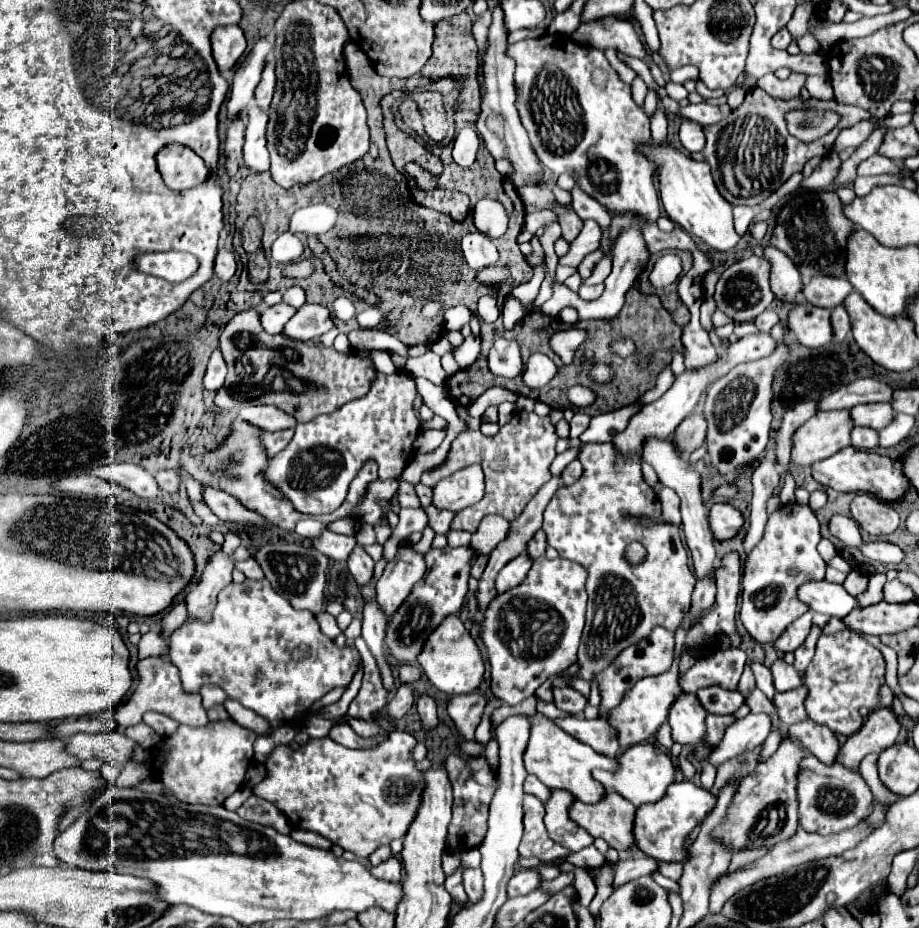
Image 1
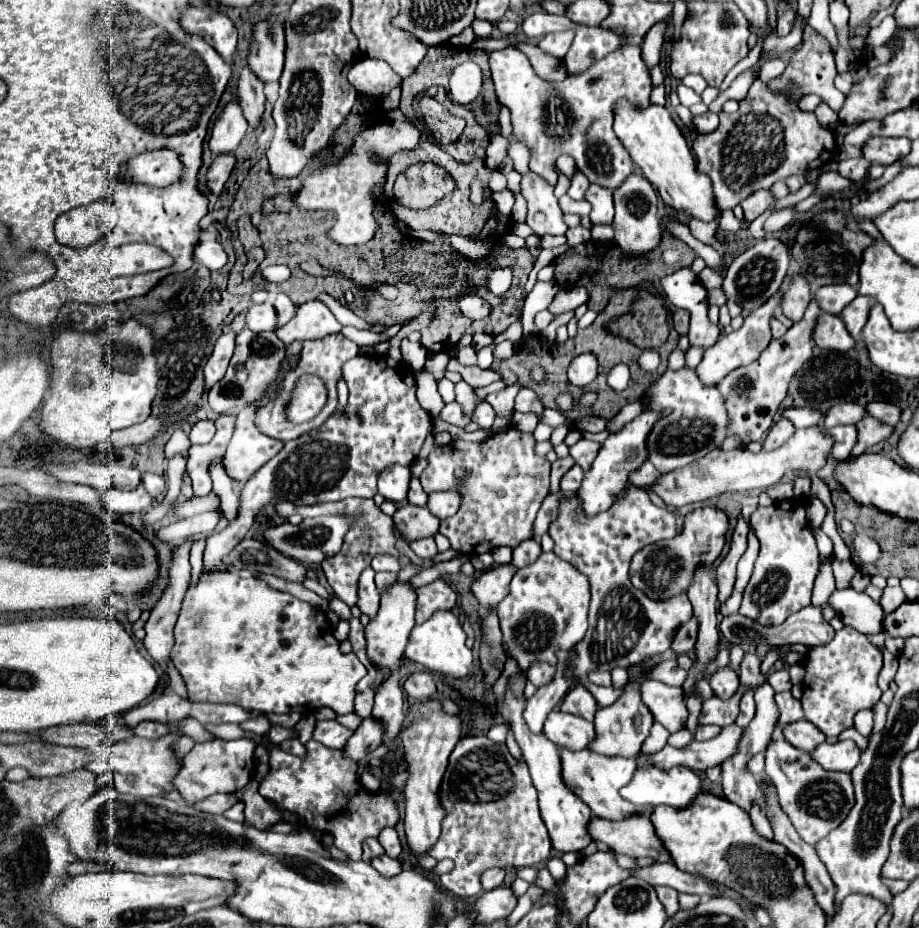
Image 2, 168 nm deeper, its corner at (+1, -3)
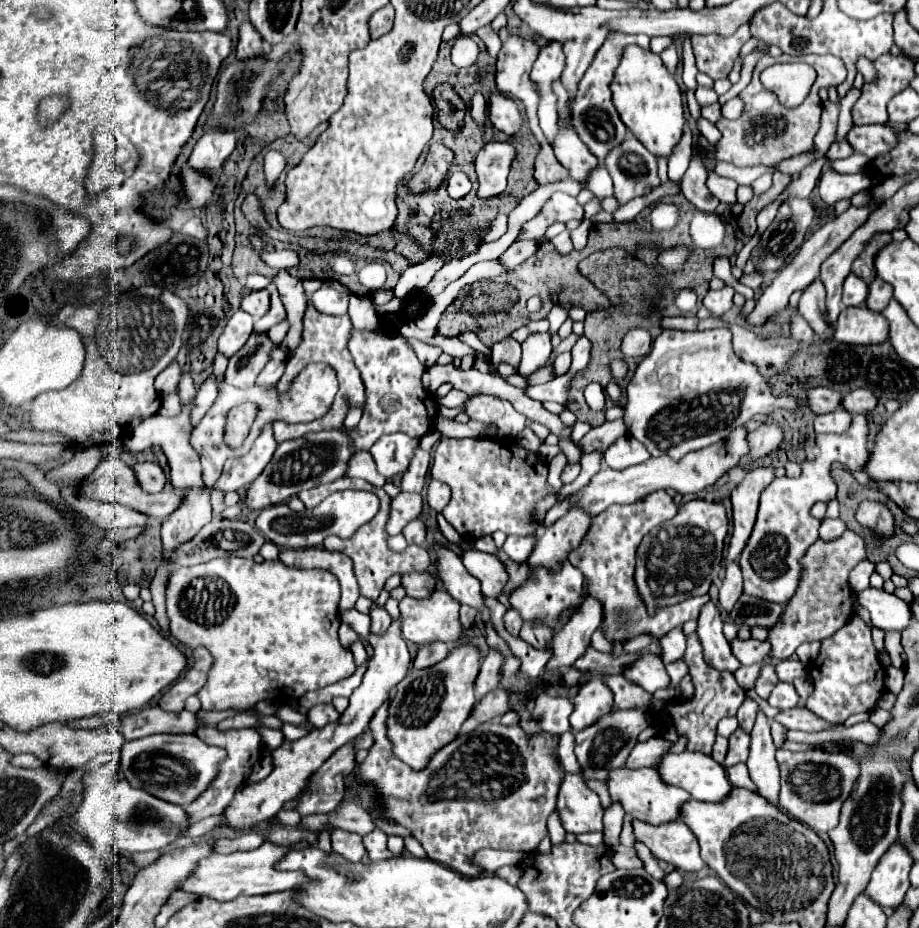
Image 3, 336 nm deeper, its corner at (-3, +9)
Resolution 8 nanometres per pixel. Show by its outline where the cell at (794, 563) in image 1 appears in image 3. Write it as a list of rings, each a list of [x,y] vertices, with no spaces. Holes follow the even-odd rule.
[[[862,414],[852,416],[852,424],[844,434],[816,434],[816,446],[820,454],[814,460],[804,460],[802,474],[798,478],[776,478],[760,496],[758,518],[752,534],[740,554],[740,570],[744,578],[744,592],[768,602],[788,602],[796,592],[796,582],[800,578],[800,554],[812,546],[818,538],[820,522],[810,516],[810,508],[816,500],[836,498],[836,484],[830,476],[832,462],[842,462],[846,466],[856,466],[864,470],[864,458],[868,458],[866,448],[866,418]]]

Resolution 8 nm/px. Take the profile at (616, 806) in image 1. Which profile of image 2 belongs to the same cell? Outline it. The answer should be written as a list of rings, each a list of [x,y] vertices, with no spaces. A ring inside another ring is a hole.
[[[630,814],[622,820],[590,818],[588,832],[592,840],[608,844],[616,854],[632,858],[650,856],[658,862],[670,862],[668,852],[660,846],[660,838],[656,838],[648,814]]]

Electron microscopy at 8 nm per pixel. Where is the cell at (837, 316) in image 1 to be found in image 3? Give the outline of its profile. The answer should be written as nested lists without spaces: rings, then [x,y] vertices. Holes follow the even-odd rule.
[[[876,278],[876,280],[870,284],[870,292],[868,292],[868,302],[866,302],[866,306],[868,306],[870,310],[882,312],[882,310],[888,306],[888,302],[892,300],[892,296],[894,296],[892,286],[890,286],[888,282],[884,282],[882,278]]]

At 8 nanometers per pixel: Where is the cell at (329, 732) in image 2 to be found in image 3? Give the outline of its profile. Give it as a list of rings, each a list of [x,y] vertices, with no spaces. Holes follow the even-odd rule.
[[[316,704],[308,710],[306,718],[314,728],[320,728],[320,726],[326,726],[328,722],[336,722],[336,718],[340,718],[340,714],[336,712],[336,708],[332,704]]]

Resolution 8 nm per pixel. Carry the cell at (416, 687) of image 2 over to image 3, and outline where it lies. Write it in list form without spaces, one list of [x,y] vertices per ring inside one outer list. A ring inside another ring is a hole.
[[[432,642],[426,646],[420,646],[416,658],[414,658],[414,668],[428,668],[440,660],[444,660],[450,654],[450,646],[446,642]]]

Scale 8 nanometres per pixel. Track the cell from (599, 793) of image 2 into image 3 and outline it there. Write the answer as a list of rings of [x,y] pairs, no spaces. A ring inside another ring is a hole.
[[[654,768],[612,770],[612,778],[608,780],[608,786],[610,786],[610,796],[620,798],[620,802],[628,814],[632,814],[636,820],[650,822],[650,824],[664,824],[664,822],[678,820],[682,806],[690,800],[690,794],[686,790],[666,784]]]

